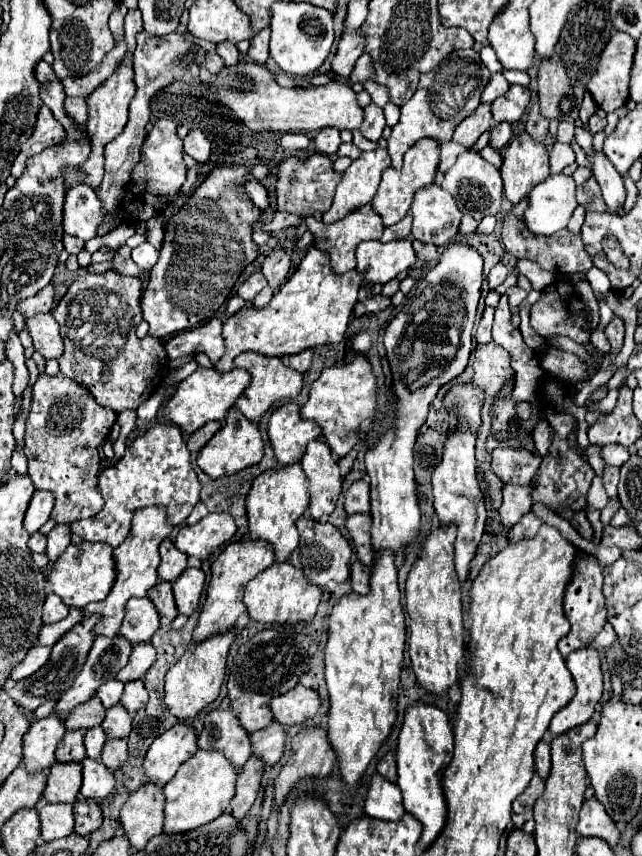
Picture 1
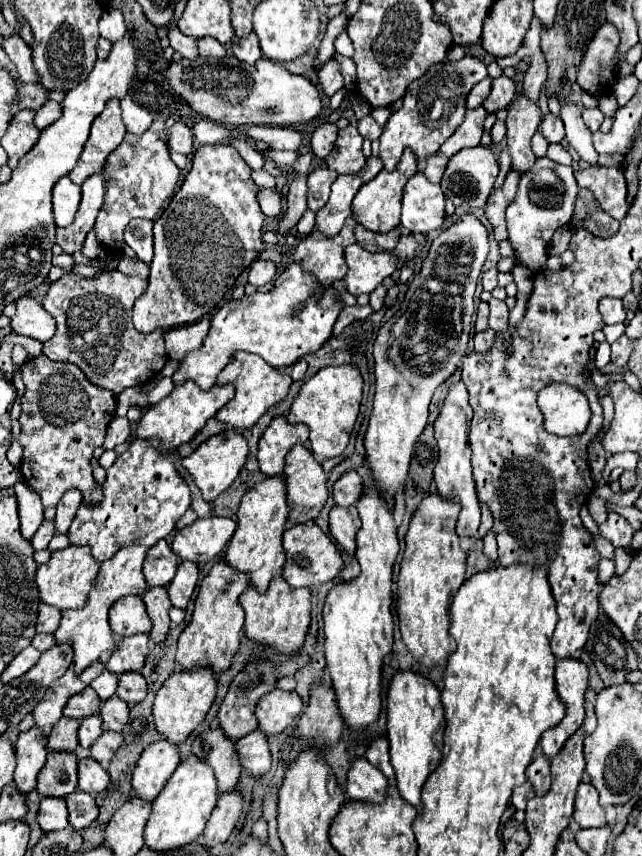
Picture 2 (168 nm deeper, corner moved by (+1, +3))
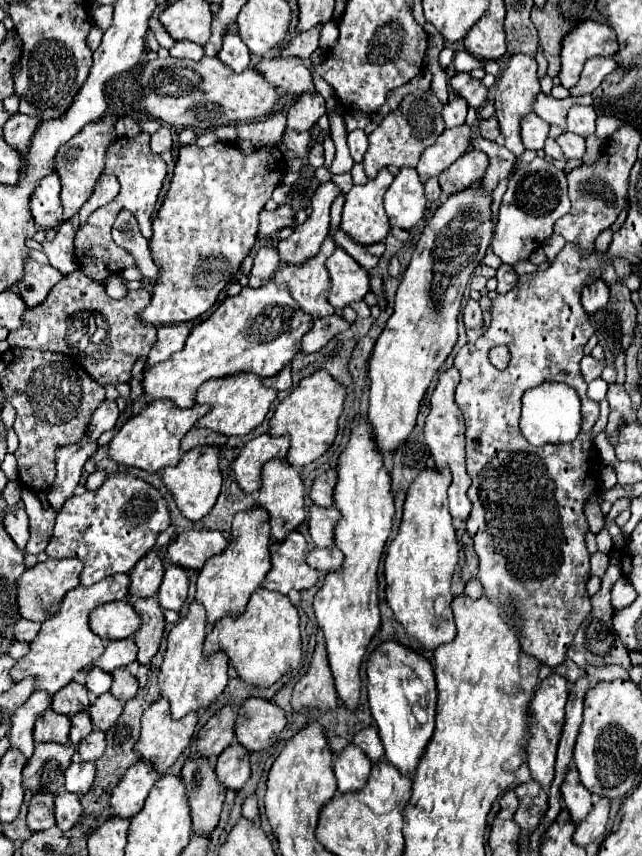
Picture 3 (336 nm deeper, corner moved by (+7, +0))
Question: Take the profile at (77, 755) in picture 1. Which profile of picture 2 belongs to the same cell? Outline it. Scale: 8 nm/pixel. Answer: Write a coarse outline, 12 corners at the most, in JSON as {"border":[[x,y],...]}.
{"border":[[62,717],[48,735],[52,751],[78,747],[78,719]]}

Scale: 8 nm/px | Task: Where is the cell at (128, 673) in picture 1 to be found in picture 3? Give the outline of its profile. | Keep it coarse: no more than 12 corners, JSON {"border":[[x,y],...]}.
{"border":[[134,638],[112,640],[94,664],[106,672],[136,662]]}

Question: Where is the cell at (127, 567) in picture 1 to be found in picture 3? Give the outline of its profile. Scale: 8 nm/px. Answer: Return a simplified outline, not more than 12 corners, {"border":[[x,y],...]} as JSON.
{"border":[[130,574],[70,590],[10,672],[56,694],[102,656],[98,604],[128,598]]}

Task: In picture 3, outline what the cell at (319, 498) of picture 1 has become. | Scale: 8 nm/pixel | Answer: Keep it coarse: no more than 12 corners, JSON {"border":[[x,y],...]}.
{"border":[[284,458],[264,464],[258,504],[282,540],[306,518],[304,480]]}

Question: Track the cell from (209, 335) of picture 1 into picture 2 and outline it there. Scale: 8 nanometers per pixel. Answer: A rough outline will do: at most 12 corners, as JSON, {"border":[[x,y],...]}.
{"border":[[210,321],[168,329],[166,355],[180,361],[198,349],[208,335]]}

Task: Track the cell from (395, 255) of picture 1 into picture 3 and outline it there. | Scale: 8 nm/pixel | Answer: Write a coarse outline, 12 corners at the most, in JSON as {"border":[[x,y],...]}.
{"border":[[344,248],[326,260],[328,302],[344,308],[370,292],[370,274]]}

